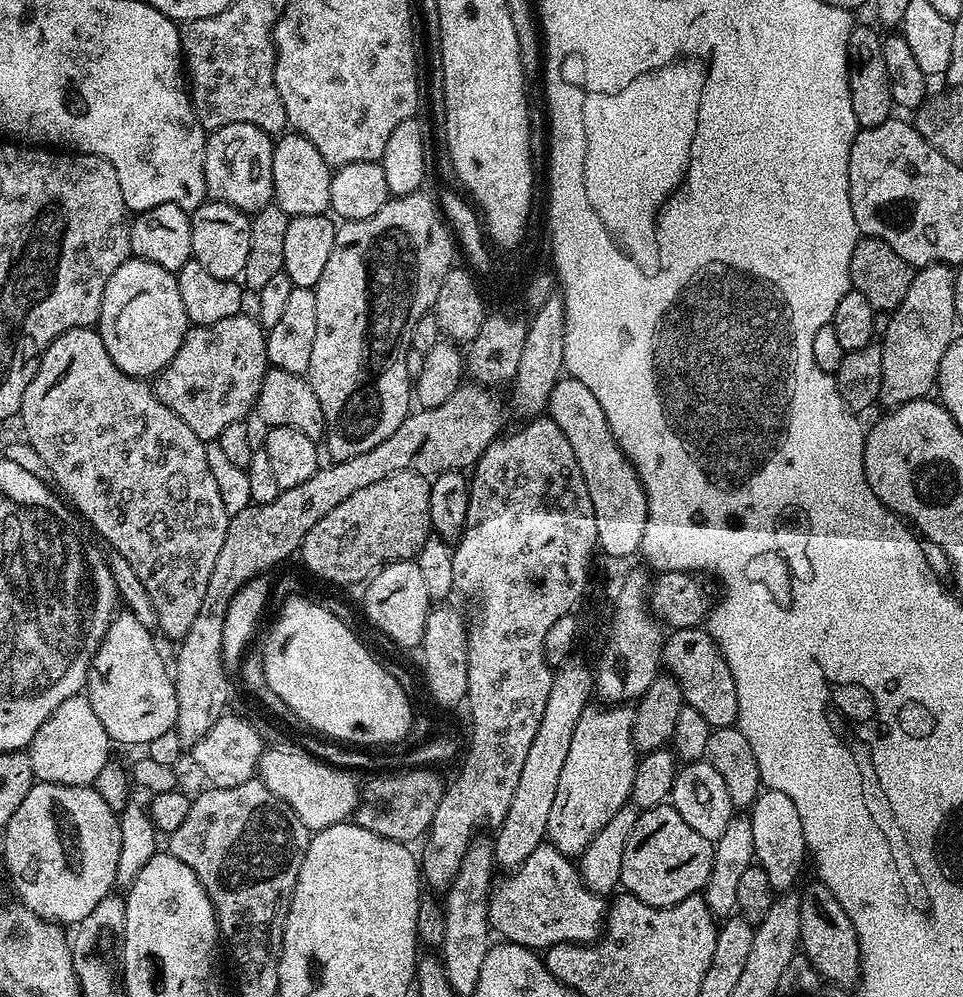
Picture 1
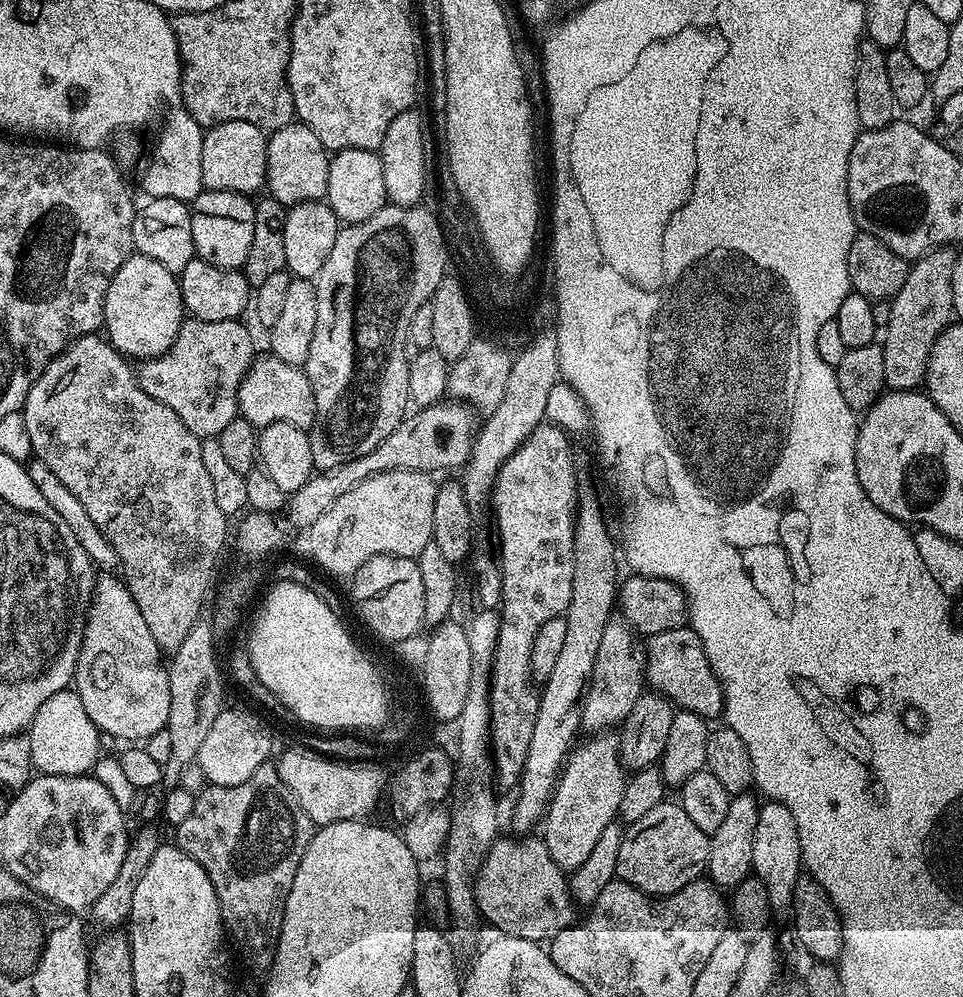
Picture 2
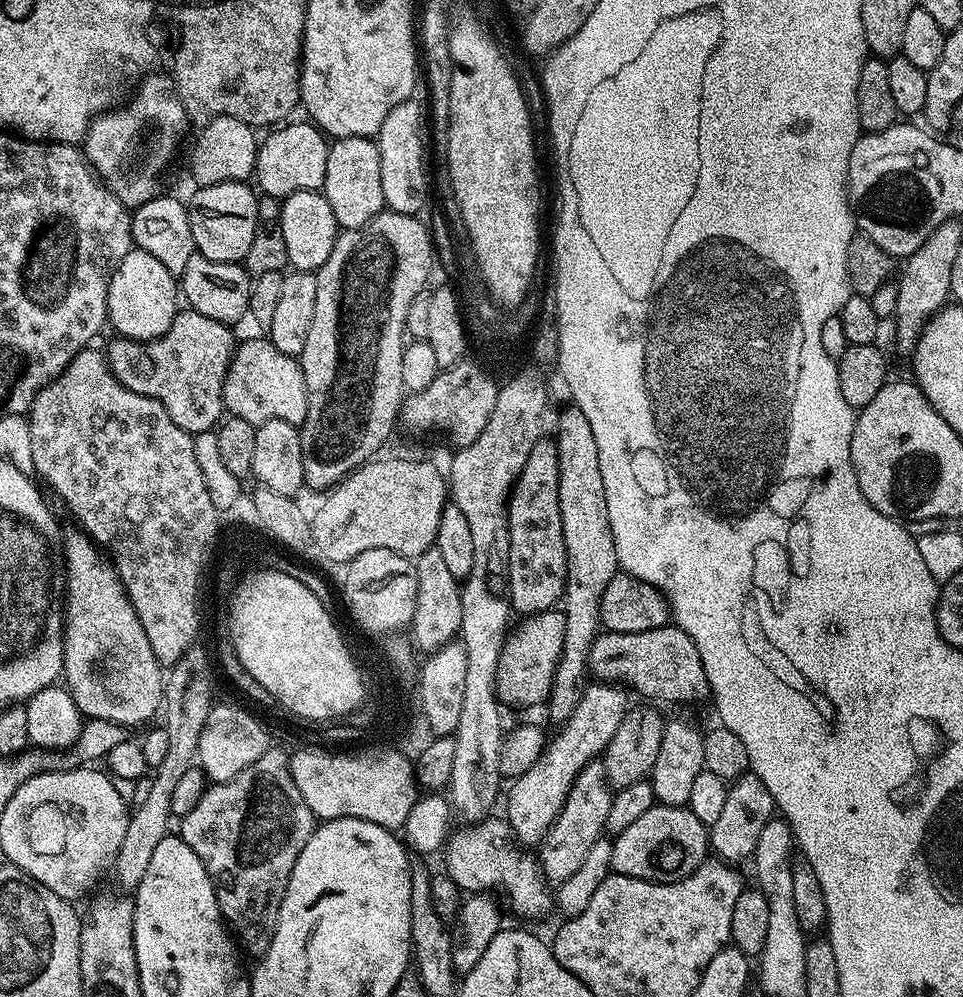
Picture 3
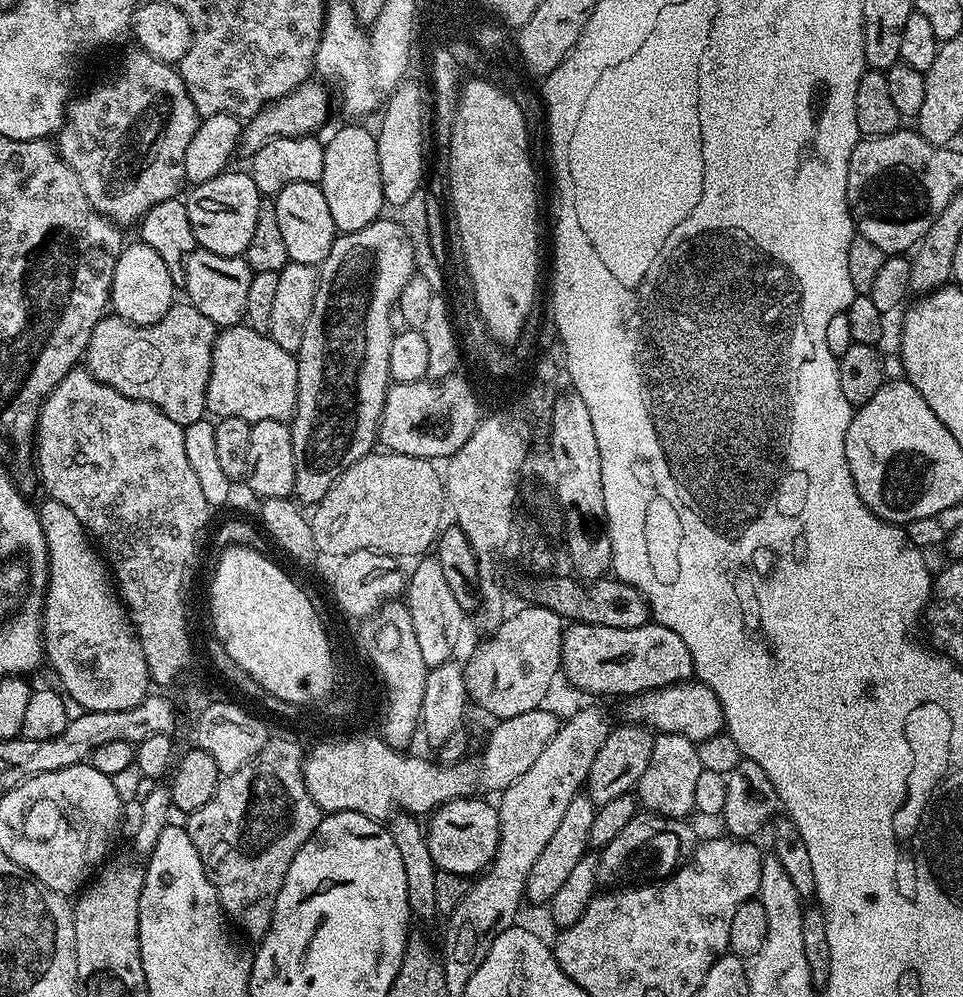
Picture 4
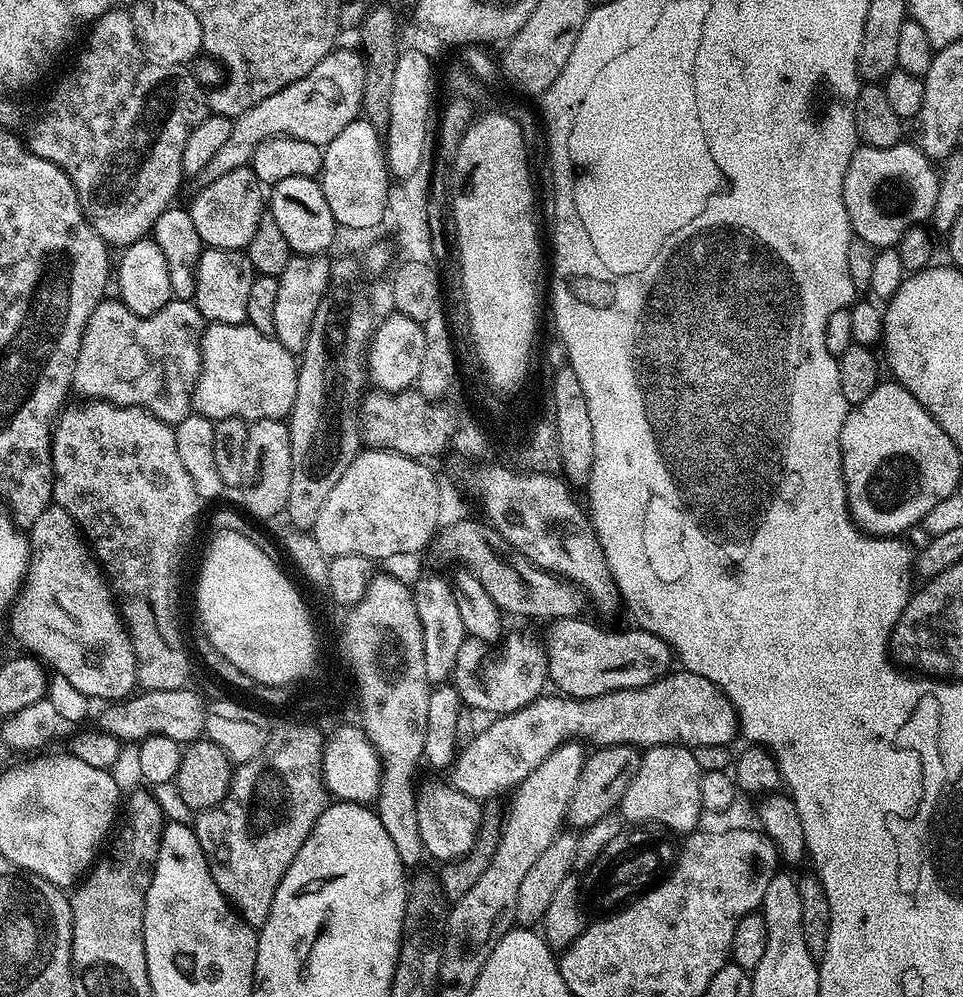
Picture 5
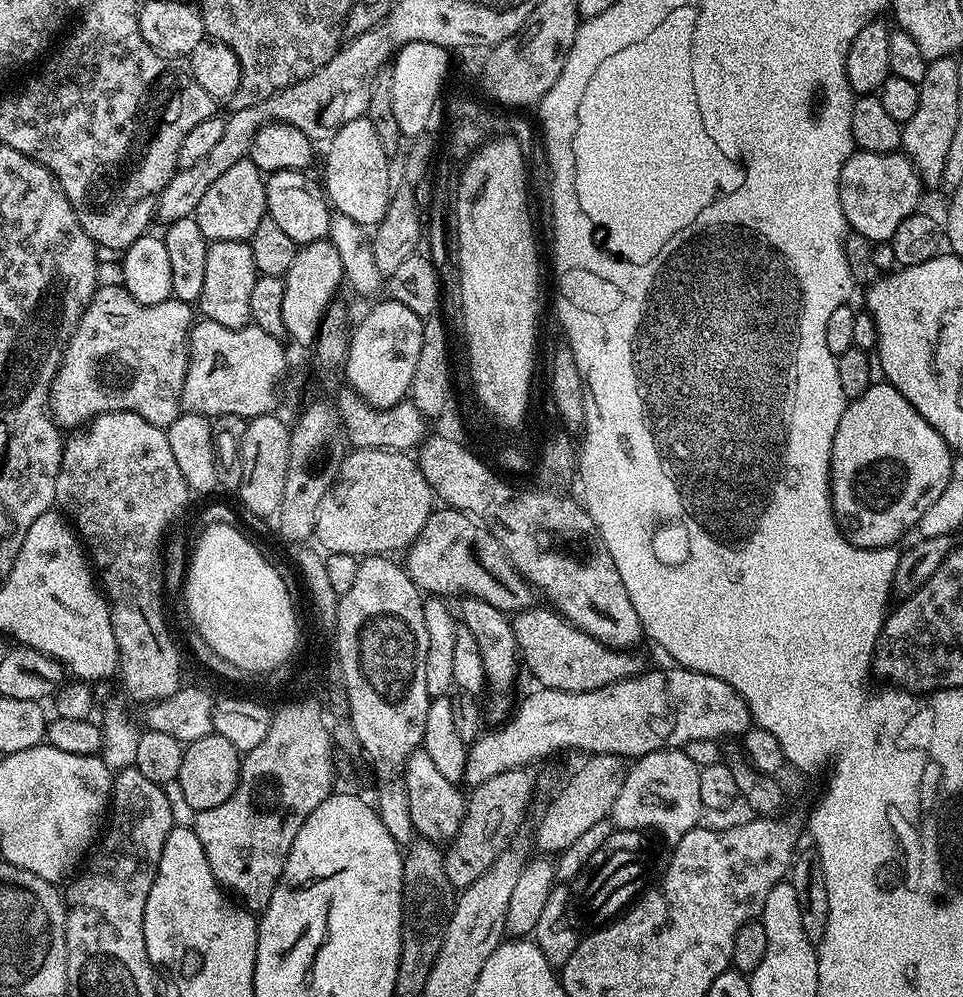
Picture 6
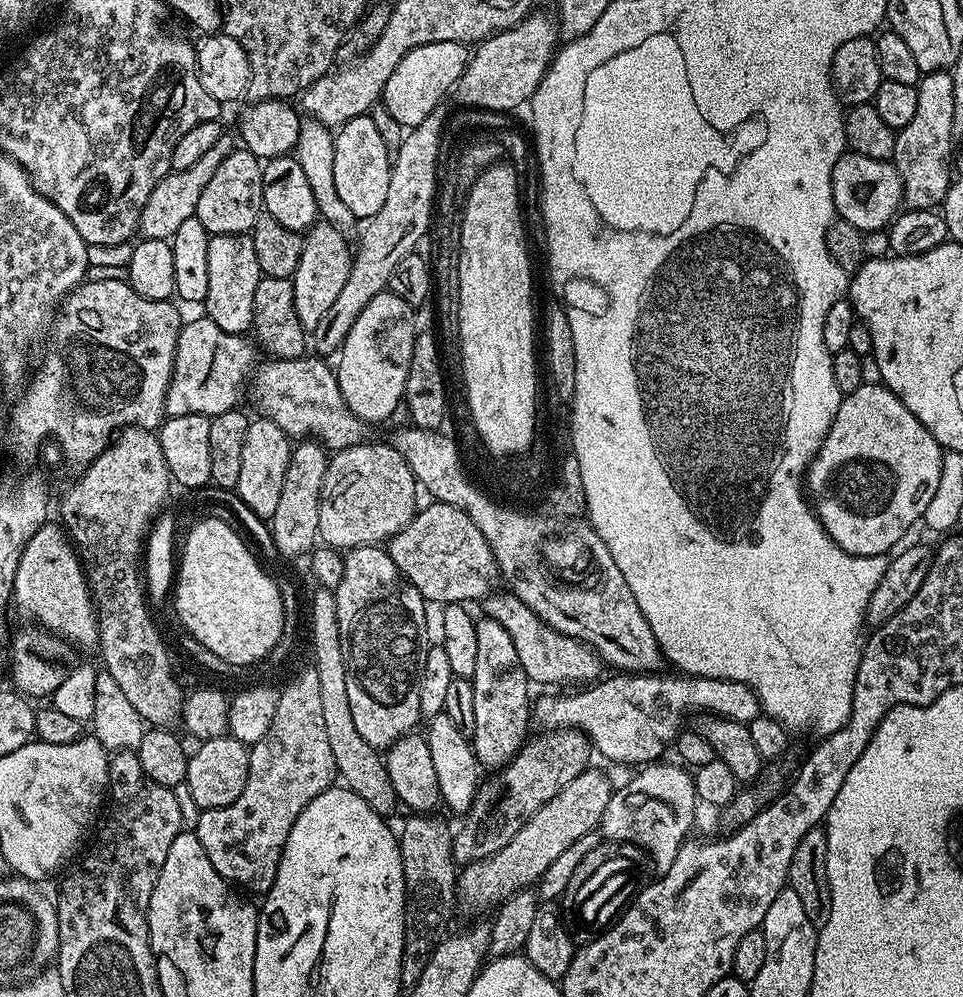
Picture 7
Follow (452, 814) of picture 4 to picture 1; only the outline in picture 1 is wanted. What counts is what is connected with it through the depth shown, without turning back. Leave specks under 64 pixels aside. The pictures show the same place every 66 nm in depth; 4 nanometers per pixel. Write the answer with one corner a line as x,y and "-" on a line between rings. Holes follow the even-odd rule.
550,842
540,844
526,862
493,887
488,897
488,923
491,931
507,943
533,950
547,950
555,944
590,944
600,939
606,923
606,900
582,882
580,869

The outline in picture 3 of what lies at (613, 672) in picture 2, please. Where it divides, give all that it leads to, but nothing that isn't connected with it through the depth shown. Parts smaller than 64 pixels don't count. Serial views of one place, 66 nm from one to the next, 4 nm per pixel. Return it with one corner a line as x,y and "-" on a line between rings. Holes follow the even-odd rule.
592,682
580,693
580,700
571,716
563,723
556,741
549,743
540,756
520,776
511,781
512,789
507,789
508,813
506,819
512,825
513,833
521,845
539,845
550,826
558,818
570,786
587,764
593,763
607,748
610,738
614,738
622,718
628,713
630,701
623,687
615,682

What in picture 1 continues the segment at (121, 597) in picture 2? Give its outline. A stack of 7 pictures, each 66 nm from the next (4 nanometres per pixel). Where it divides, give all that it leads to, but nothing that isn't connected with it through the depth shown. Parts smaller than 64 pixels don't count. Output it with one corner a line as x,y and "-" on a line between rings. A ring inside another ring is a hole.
127,610
117,611
110,626
106,630
104,640
92,655
92,665
88,668
86,695
90,706
94,706
94,714
98,714
98,722
106,730
109,741
120,744
140,744
147,746
162,734
173,731
178,718
178,698
176,697
176,681
173,673
164,665
160,657
160,648
152,637
153,629
147,624
138,622
138,618

